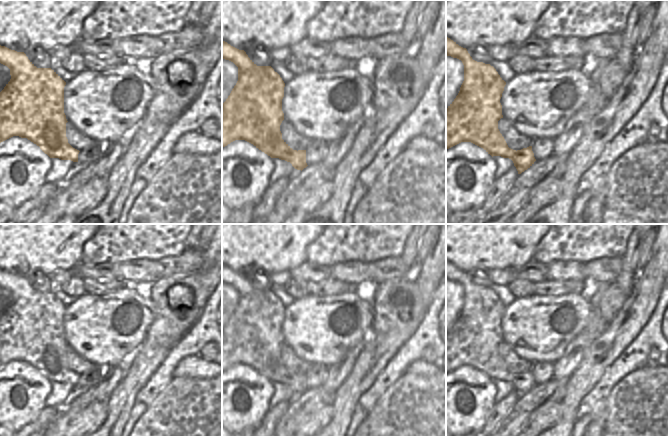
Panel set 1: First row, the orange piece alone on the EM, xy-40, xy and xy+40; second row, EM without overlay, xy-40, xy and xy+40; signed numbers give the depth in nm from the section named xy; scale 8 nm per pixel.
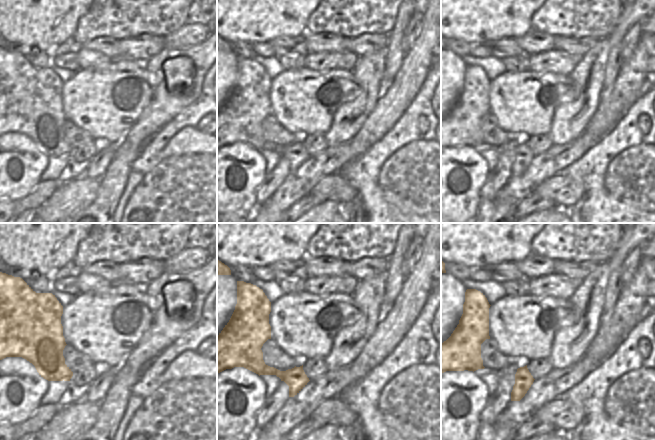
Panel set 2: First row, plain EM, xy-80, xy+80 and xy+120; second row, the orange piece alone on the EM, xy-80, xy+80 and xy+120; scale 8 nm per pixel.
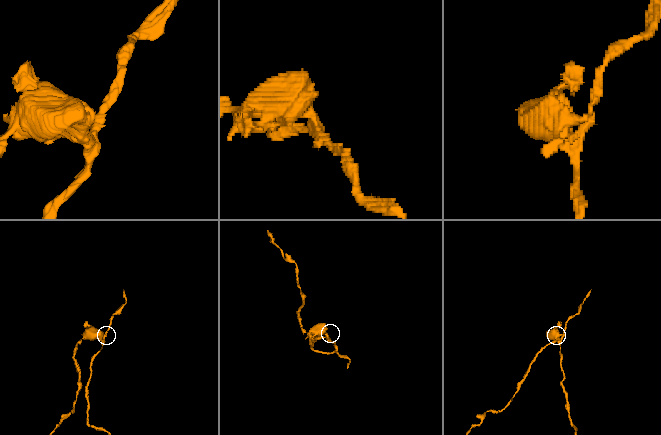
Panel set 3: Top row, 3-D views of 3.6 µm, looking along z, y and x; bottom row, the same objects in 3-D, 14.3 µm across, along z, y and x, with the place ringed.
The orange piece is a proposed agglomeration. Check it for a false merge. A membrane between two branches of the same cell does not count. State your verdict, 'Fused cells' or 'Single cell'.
Fused cells

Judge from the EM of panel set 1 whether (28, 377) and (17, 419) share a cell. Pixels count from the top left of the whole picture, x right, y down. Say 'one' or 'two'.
one

